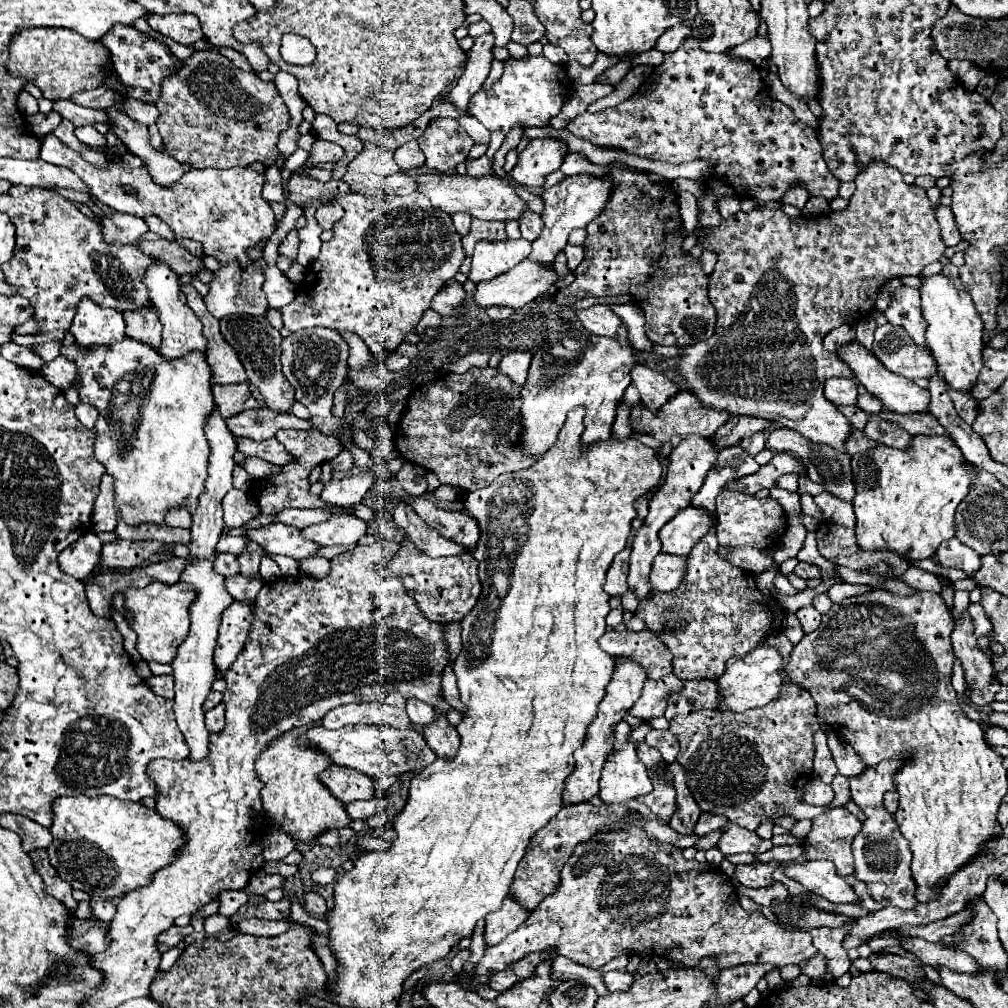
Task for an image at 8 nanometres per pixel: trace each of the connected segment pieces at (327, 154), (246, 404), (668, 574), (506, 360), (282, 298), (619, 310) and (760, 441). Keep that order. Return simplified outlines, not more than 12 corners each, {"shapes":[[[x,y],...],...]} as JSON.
{"shapes":[[[316,140],[304,166],[338,162],[342,148],[334,142]],[[248,384],[212,386],[222,418],[258,408]],[[660,552],[648,582],[656,592],[672,592],[684,578],[686,556]],[[510,352],[498,370],[514,384],[526,382],[532,354]],[[264,266],[264,292],[272,308],[296,298],[296,286],[276,268]],[[632,302],[606,304],[626,324],[628,338],[638,350],[652,352],[644,334],[644,314]],[[756,432],[750,438],[742,438],[742,446],[750,456],[756,456],[766,448],[766,434]]]}

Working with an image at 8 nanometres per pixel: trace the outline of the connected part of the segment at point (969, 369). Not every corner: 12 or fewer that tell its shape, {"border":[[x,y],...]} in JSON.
{"border":[[920,274],[938,372],[968,392],[984,324],[960,278]]}

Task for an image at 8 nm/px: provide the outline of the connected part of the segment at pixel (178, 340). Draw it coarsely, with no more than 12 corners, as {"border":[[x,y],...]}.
{"border":[[162,260],[142,274],[164,326],[160,354],[206,350],[202,322],[178,298],[178,274]]}

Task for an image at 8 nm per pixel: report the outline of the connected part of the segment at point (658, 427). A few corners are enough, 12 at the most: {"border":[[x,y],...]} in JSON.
{"border":[[688,392],[658,412],[632,408],[636,432],[660,442],[672,436],[712,436],[728,412],[704,410]]}

